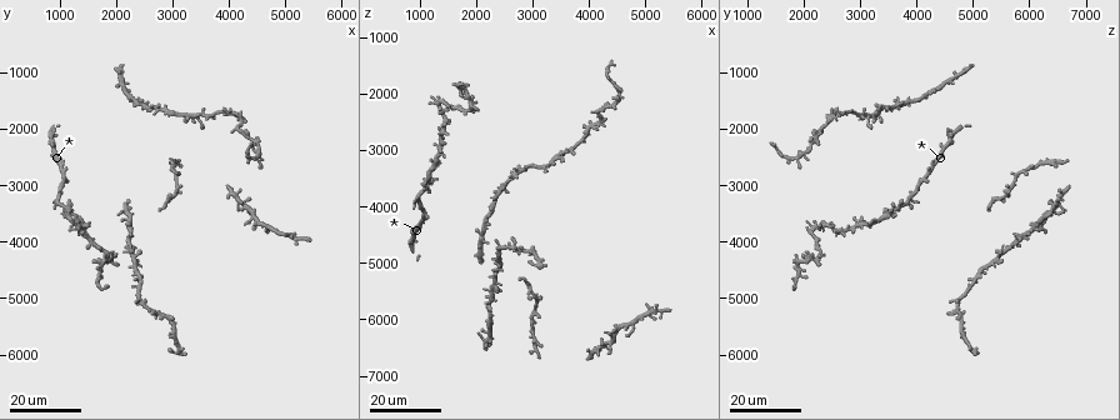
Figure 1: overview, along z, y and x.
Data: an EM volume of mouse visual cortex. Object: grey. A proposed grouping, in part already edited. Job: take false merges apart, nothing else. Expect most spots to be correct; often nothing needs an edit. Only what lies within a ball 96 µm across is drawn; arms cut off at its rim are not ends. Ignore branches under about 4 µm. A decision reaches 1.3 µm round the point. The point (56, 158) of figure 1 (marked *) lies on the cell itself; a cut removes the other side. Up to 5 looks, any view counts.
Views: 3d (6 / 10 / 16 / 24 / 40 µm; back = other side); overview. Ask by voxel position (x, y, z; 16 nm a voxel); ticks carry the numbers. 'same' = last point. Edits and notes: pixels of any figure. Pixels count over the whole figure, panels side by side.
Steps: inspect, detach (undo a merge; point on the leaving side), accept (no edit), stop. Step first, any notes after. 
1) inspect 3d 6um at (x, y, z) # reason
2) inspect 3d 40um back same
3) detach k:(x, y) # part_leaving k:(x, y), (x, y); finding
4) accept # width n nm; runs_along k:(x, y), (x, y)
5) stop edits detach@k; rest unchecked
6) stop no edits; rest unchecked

inspect 3d 16um at (2100, 1200, 4500) # three arms meet

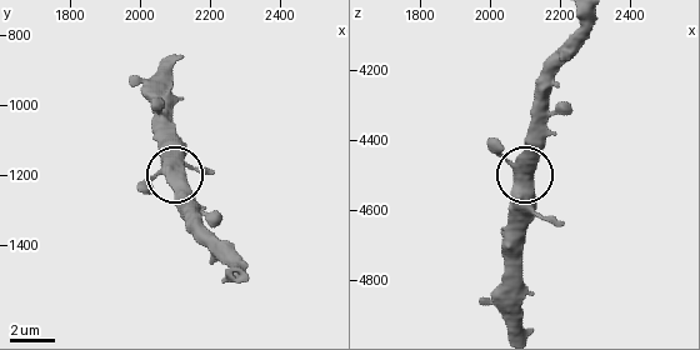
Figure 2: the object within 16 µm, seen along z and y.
inspect 3d 10um at (2120, 1180, 4490) # zoom in

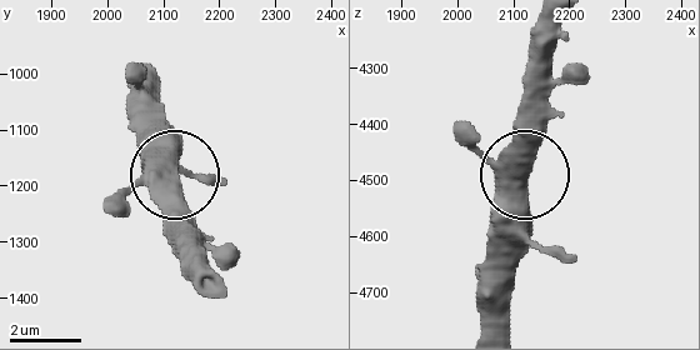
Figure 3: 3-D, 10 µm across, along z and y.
accept # width 450 nm; one cell here

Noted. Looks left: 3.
inspect 3d 16um at (2800, 3350, 5300) # calibre changes

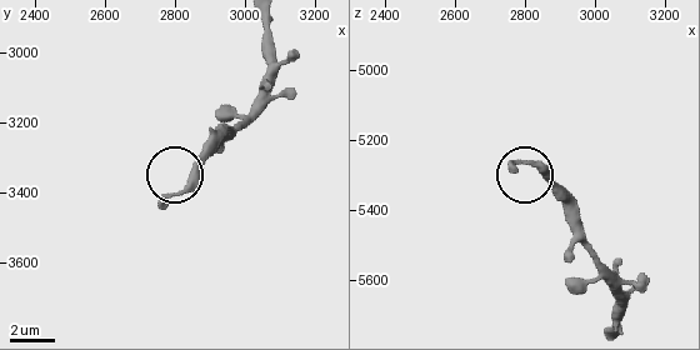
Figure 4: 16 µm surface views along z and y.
inspect 3d 10um at (2840, 3390, 5280)

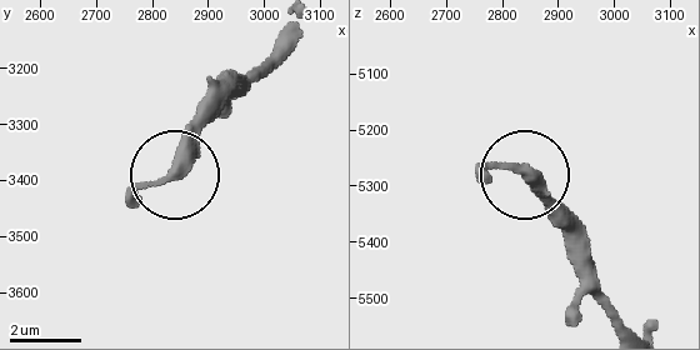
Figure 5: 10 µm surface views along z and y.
accept # all the same cell

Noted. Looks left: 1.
stop no edits; rest unchecked

